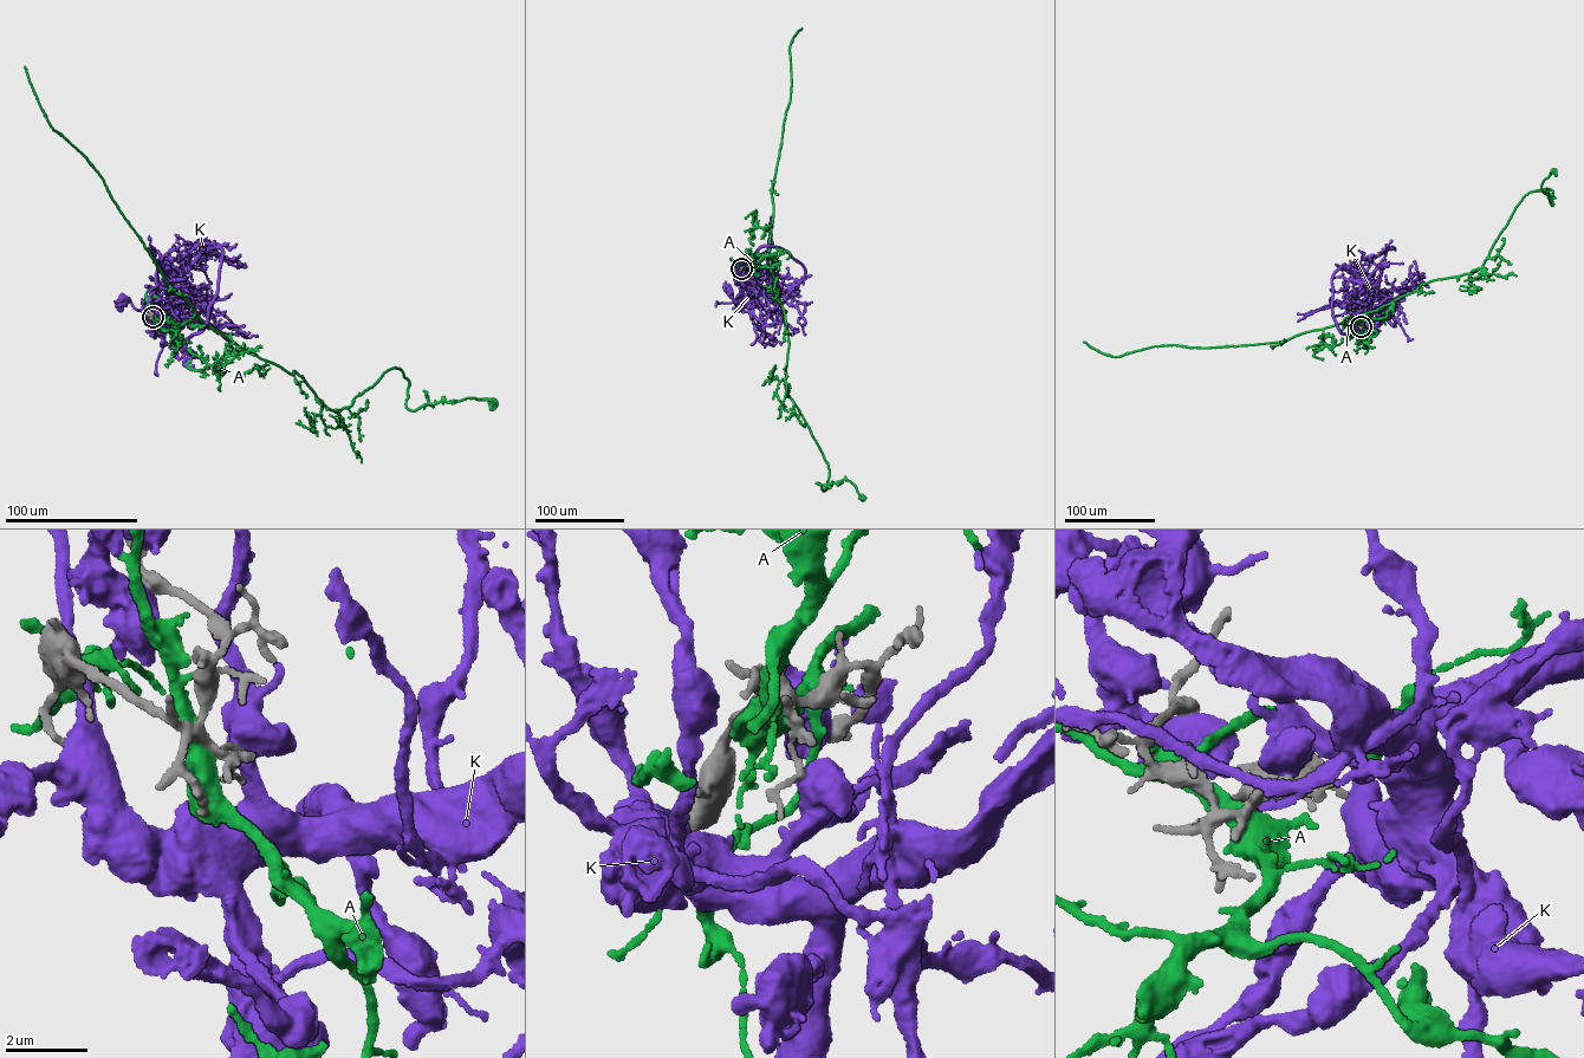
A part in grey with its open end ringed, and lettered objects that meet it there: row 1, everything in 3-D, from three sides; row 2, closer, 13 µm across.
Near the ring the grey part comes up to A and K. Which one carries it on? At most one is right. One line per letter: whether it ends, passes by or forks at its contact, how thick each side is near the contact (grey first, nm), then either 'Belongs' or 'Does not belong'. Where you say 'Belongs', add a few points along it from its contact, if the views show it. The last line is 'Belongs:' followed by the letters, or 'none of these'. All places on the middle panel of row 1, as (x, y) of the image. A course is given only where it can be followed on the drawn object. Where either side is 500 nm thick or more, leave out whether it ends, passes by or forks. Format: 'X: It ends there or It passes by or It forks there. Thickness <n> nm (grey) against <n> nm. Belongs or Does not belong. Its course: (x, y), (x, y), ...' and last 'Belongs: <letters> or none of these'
A: It passes by. Thickness 220 nm (grey) against 480 nm. Does not belong
K: Thickness 120 nm (grey) against 500 nm. Does not belong
Belongs: none of these

